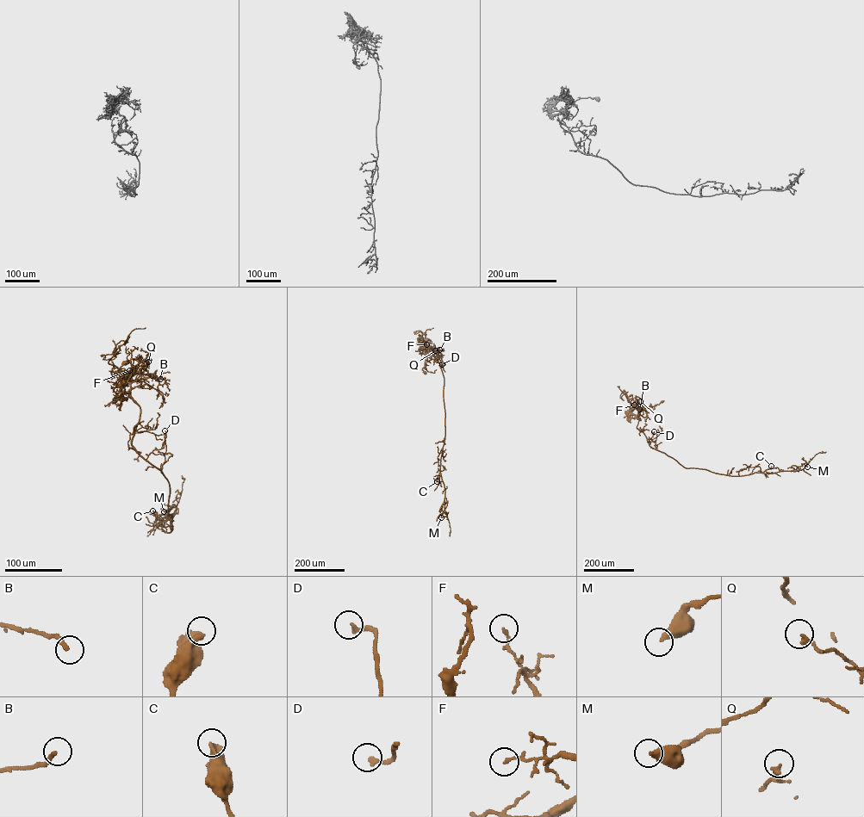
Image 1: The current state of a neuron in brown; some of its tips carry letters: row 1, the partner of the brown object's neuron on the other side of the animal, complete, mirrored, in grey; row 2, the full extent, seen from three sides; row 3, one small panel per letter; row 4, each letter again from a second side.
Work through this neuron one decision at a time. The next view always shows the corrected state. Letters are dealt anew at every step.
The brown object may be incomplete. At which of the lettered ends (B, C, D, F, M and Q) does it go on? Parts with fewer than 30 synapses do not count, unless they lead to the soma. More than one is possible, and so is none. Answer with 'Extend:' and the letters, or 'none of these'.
Extend: none of these

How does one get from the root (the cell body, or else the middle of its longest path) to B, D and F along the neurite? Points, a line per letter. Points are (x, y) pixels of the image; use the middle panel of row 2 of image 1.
B: (424, 372), (422, 368), (425, 356), (439, 349)
D: (424, 372), (422, 368), (426, 348), (431, 348), (427, 356), (434, 360), (439, 359), (442, 364)
F: (424, 372), (422, 368), (426, 344)

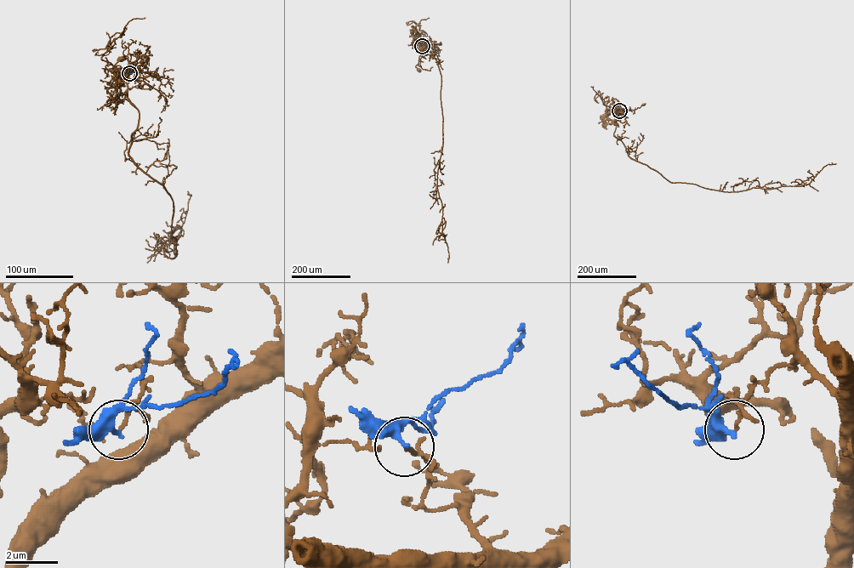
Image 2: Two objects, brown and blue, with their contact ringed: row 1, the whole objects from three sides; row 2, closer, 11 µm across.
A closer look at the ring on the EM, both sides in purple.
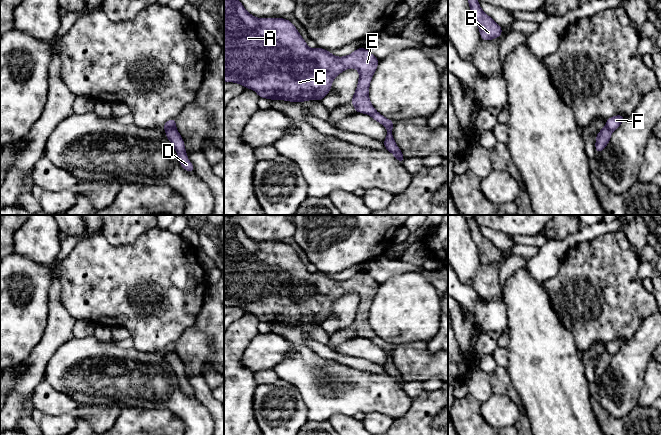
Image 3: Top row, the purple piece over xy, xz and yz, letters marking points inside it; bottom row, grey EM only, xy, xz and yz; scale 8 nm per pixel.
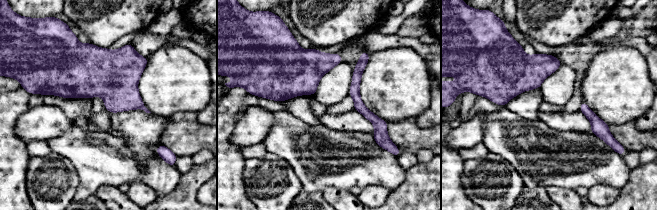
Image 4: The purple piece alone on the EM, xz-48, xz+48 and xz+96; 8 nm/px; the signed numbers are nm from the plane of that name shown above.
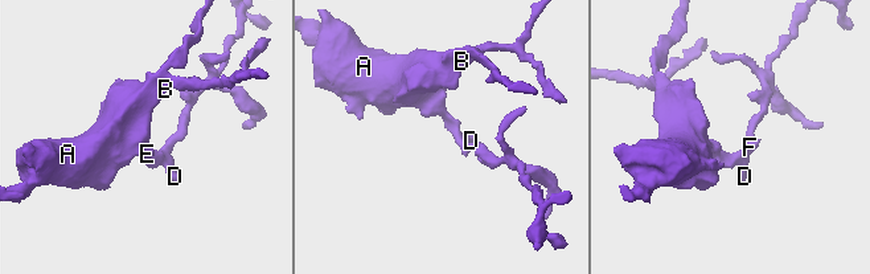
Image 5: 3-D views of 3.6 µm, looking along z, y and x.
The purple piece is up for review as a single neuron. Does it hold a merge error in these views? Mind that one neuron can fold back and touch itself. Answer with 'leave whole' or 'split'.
split

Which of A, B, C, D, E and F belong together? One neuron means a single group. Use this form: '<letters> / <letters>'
A B C D E / F

